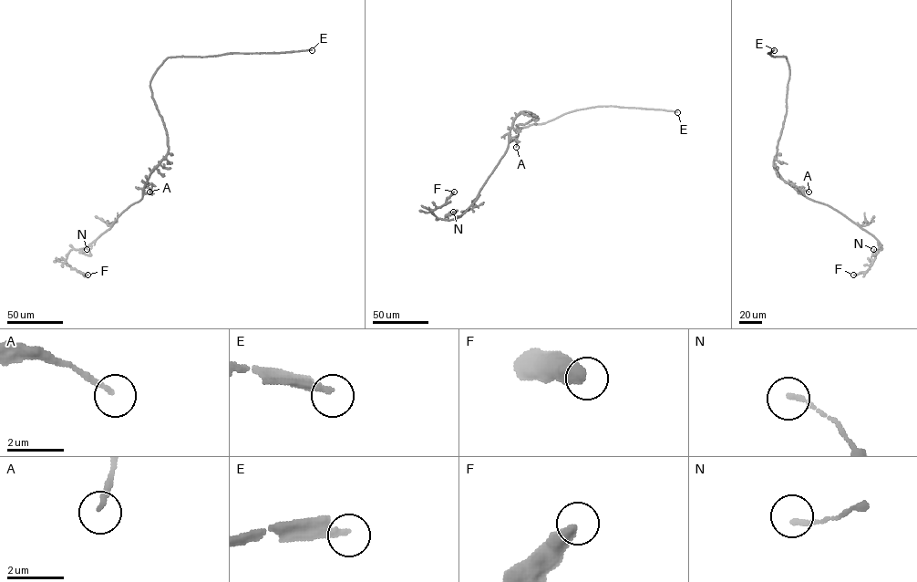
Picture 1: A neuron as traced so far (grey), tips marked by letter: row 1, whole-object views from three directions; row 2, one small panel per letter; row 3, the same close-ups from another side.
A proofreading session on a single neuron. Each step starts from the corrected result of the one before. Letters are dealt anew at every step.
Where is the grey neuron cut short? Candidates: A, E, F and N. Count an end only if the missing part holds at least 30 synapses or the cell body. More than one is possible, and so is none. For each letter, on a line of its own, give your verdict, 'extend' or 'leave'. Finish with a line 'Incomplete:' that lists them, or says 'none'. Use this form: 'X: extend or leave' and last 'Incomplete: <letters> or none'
A: leave
E: extend
F: leave
N: leave
Incomplete: E

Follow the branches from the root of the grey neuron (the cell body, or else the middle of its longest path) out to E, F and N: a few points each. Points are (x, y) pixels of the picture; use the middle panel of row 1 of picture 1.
E: (534, 115), (528, 123), (516, 126), (524, 128), (546, 123), (570, 112), (595, 107), (677, 112)
F: (534, 115), (521, 111), (516, 118), (505, 153), (474, 202), (457, 218), (437, 218), (432, 212), (454, 192)
N: (534, 115), (521, 111), (516, 118), (505, 153), (479, 196), (461, 215), (446, 220), (456, 211), (453, 212)

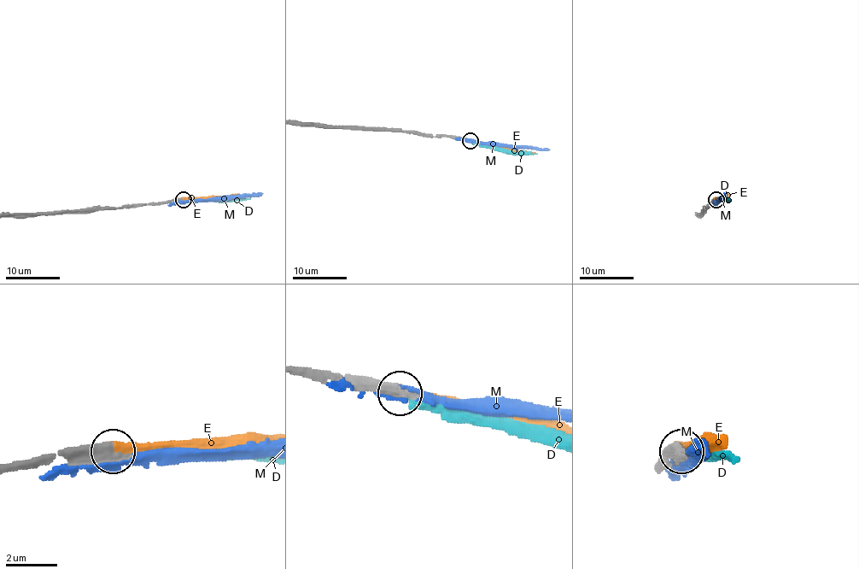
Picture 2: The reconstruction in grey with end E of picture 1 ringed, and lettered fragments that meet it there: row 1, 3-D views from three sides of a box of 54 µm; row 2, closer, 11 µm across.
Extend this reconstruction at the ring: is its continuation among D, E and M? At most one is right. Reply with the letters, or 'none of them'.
E

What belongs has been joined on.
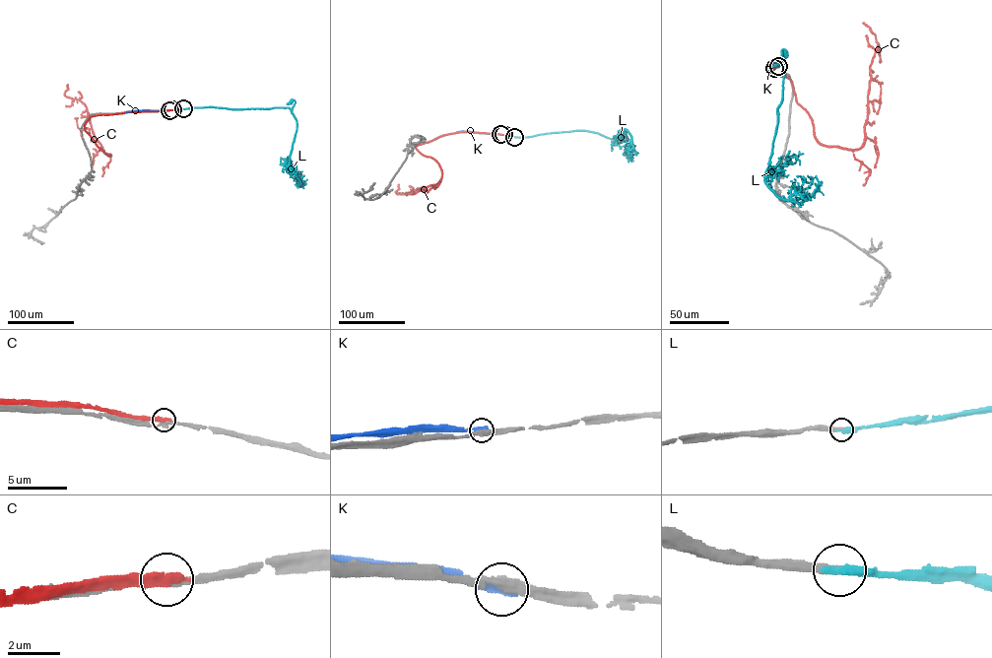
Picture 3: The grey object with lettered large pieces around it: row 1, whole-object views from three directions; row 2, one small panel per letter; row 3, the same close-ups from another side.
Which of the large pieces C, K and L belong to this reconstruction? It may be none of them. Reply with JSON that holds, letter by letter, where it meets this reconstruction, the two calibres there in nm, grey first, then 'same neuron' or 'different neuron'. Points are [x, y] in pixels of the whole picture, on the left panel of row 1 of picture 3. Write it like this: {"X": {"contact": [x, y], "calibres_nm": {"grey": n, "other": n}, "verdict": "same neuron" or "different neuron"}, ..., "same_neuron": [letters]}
{"C": {"contact": [172, 109], "calibres_nm": {"grey": 240, "other": 400}, "verdict": "different neuron"}, "K": {"contact": [169, 110], "calibres_nm": {"grey": 380, "other": 360}, "verdict": "different neuron"}, "L": {"contact": [183, 108], "calibres_nm": {"grey": 300, "other": 440}, "verdict": "same neuron"}, "same_neuron": ["L"]}

